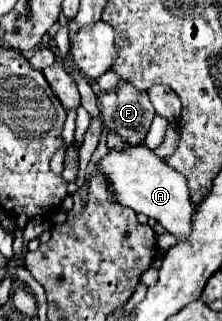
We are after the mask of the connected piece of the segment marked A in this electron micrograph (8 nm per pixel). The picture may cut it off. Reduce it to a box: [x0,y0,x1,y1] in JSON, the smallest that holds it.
[98,146,196,238]

